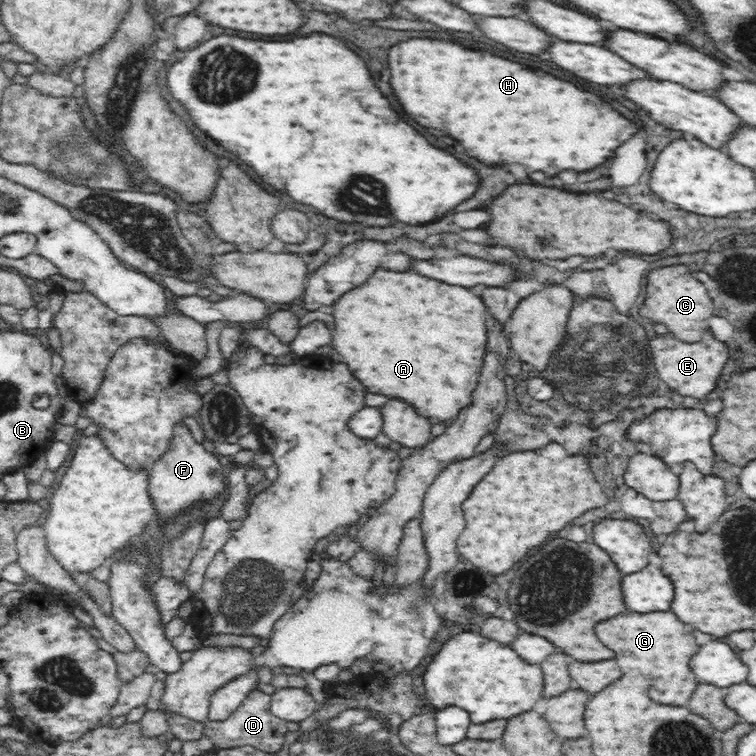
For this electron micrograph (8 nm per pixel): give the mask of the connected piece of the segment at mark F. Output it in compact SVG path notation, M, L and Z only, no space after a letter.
M184 424L174 426L171 436L168 452L154 462L148 472L148 492L151 493L152 503L155 504L158 517L162 519L162 525L165 525L165 520L172 519L190 505L208 501L226 490L225 475L228 469L221 463L220 456L209 449L206 443L196 442Z

